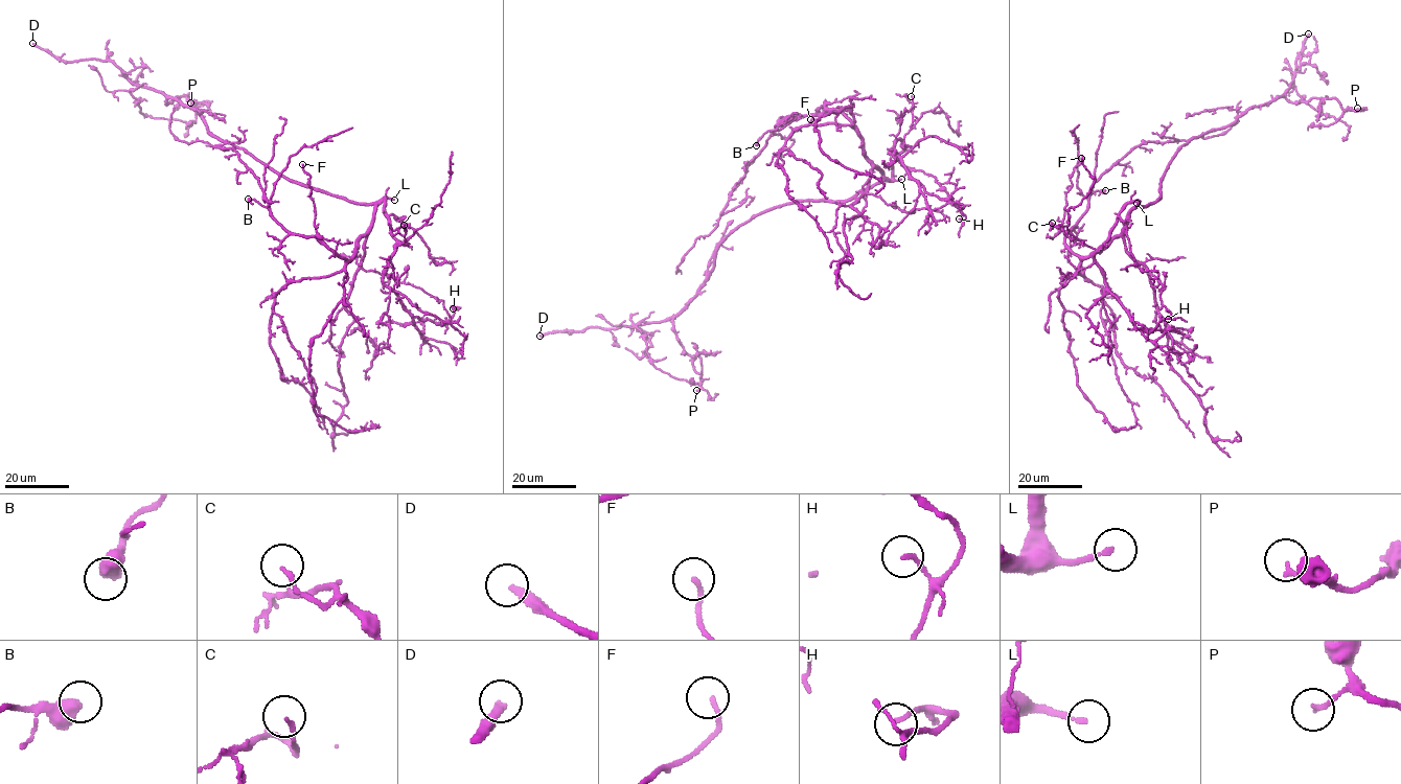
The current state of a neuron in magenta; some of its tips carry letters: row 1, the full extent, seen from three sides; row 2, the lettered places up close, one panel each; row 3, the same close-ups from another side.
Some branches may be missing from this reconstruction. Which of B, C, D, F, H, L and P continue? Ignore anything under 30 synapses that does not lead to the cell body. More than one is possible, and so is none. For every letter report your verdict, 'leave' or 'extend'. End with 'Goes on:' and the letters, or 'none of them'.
B: leave
C: leave
D: extend
F: leave
H: leave
L: extend
P: leave
Goes on: D, L

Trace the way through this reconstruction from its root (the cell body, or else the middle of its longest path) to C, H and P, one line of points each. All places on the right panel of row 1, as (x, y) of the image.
C: (1145, 205), (1130, 201), (1119, 213), (1109, 235), (1096, 250), (1075, 243), (1052, 223)
H: (1145, 205), (1137, 201), (1126, 205), (1094, 259), (1106, 287), (1133, 322), (1149, 332), (1162, 319), (1168, 319)
P: (1145, 205), (1160, 196), (1183, 145), (1250, 108), (1283, 96), (1357, 108)

